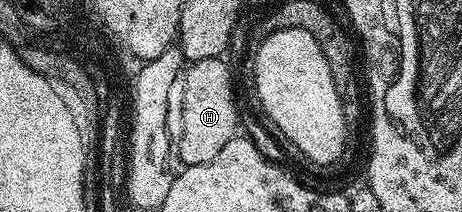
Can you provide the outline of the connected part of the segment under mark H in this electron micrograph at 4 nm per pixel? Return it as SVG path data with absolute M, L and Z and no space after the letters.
M203 58L194 60L185 69L185 85L183 86L183 134L179 134L179 158L182 165L202 164L211 162L217 157L219 150L227 146L234 136L238 135L237 128L237 96L233 93L233 76L229 73L226 61L221 58Z

